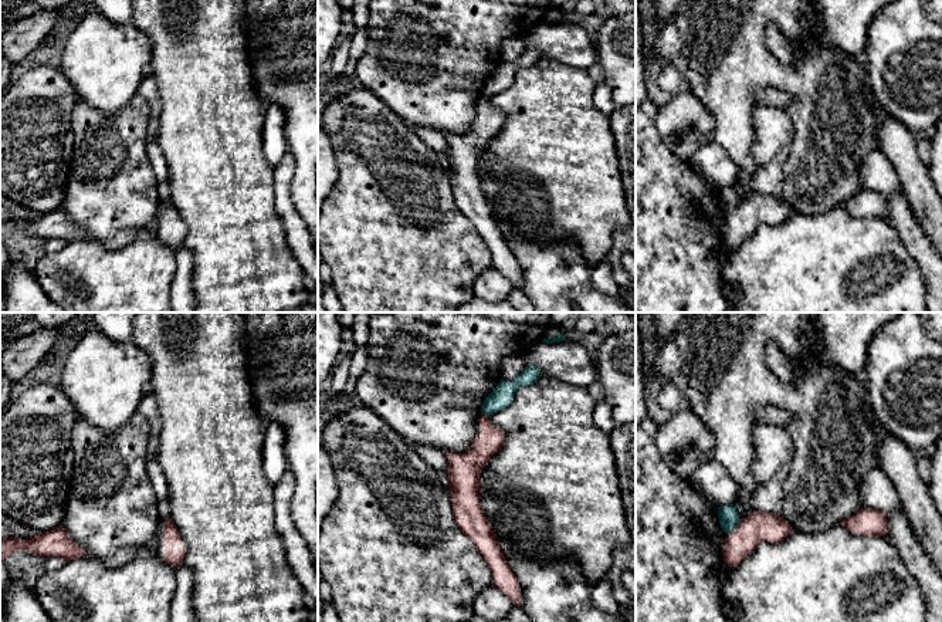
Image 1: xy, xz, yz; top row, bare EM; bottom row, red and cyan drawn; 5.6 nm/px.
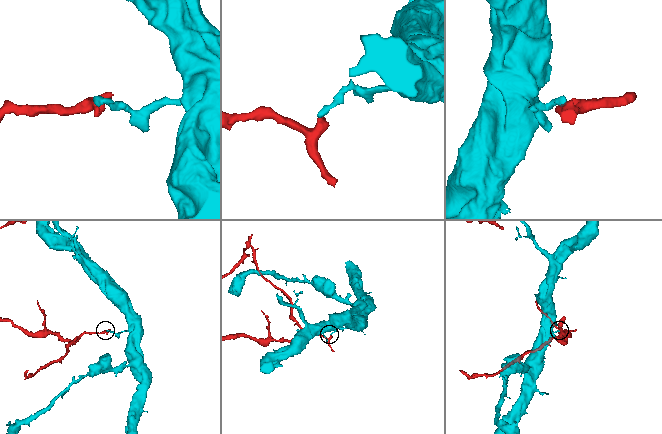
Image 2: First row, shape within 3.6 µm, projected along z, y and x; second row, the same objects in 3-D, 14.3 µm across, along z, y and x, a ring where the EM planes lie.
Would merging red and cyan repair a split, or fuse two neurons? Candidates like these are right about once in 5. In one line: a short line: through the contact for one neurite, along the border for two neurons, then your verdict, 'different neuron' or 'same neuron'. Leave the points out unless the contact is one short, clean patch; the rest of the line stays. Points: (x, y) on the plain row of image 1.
xz (481, 95), (490, 98) | different neuron

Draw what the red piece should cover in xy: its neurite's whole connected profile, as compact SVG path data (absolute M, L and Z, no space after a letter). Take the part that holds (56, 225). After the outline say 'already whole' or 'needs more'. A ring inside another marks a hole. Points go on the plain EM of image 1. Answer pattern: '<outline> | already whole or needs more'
M61 209L37 216L31 222L0 220L0 243L17 233L34 234L43 239L60 239L65 243L87 237L87 231L74 224Z | already whole

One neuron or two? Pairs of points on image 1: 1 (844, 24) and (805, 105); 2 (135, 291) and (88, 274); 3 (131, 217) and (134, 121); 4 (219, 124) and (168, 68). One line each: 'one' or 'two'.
1: two
2: one
3: one
4: one

